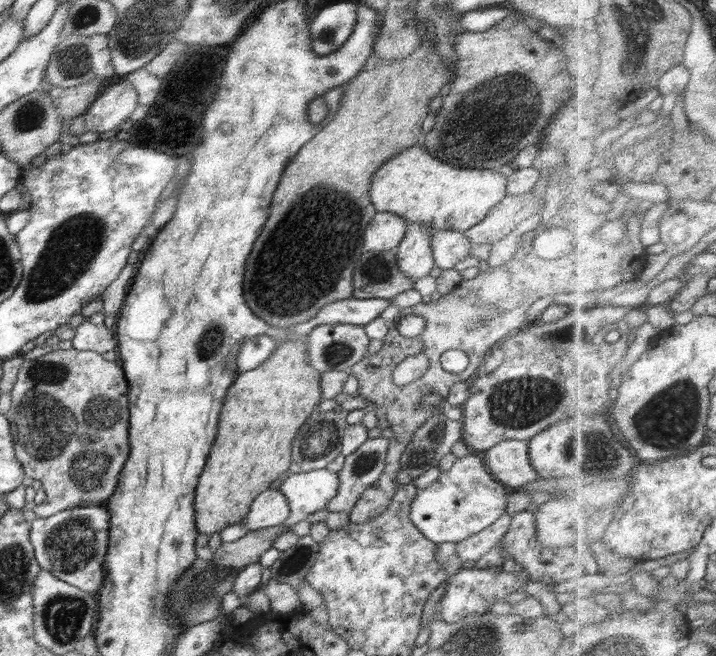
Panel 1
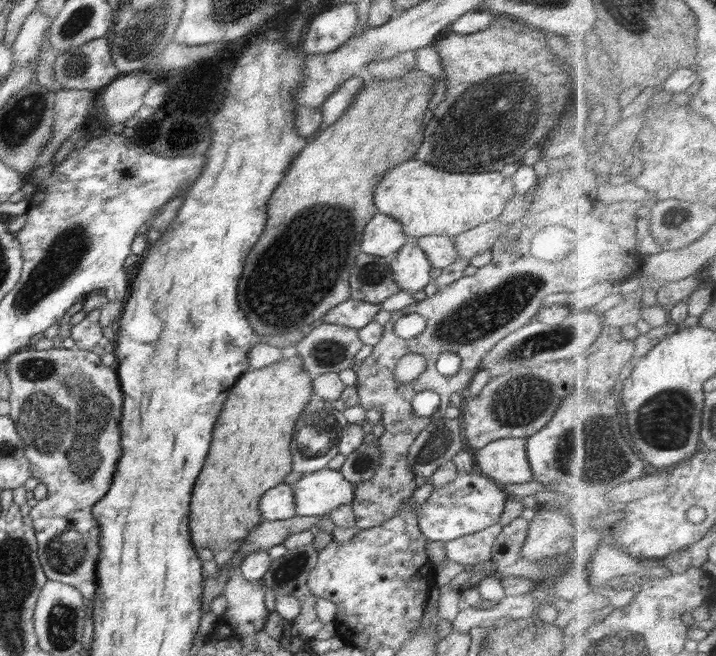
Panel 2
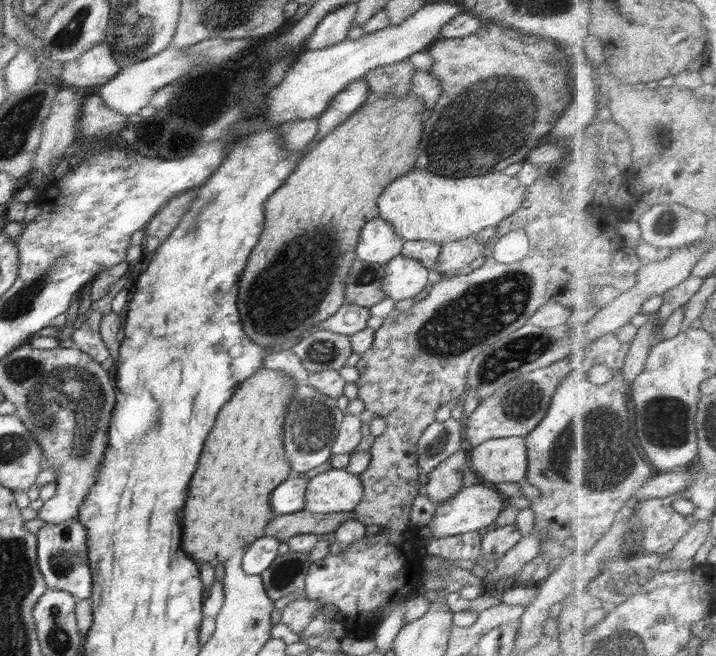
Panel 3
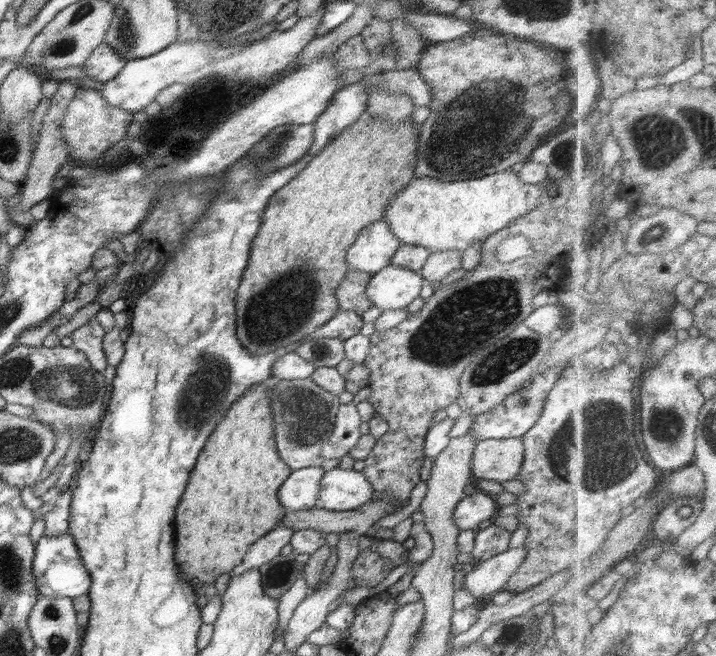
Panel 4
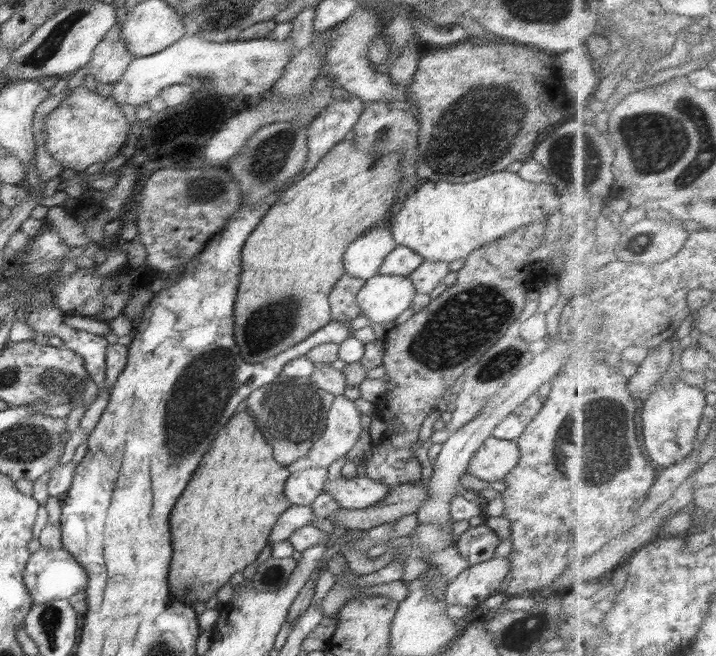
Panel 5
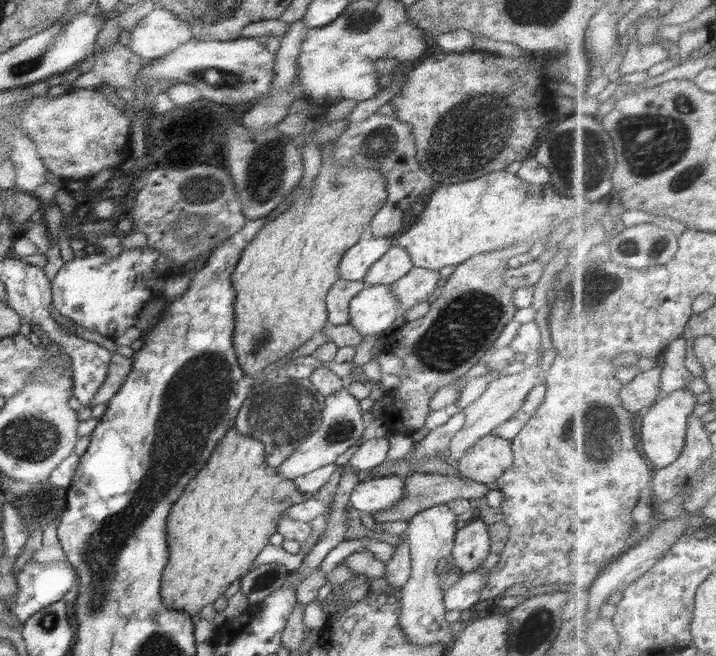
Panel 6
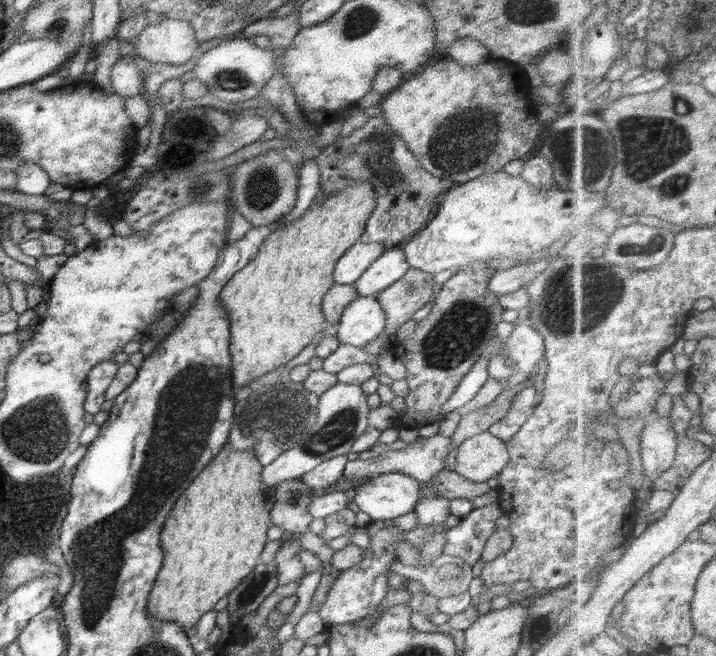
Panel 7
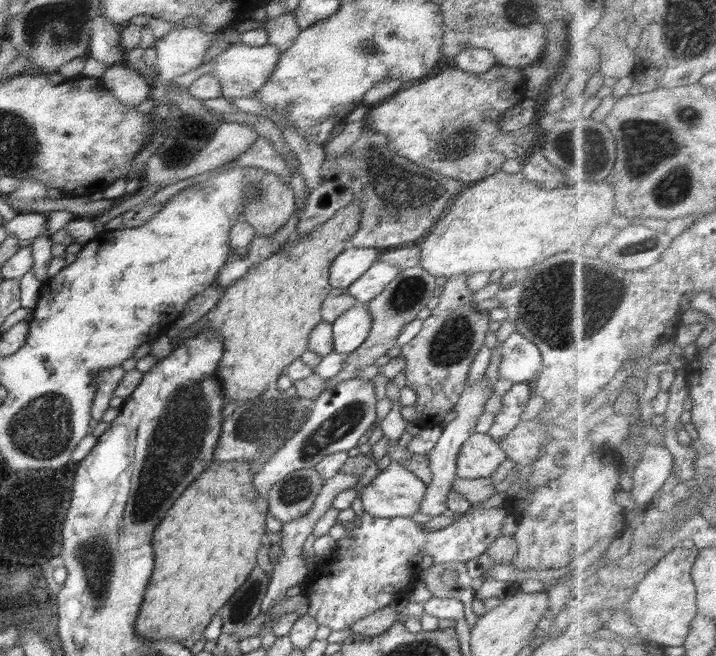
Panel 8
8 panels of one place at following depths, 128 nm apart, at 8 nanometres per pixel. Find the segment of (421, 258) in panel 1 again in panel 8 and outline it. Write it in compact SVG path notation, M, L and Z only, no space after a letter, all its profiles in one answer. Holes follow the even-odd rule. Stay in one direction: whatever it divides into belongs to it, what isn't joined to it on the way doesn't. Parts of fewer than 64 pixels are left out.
M357 302L350 310L332 323L334 351L350 354L362 346L370 328L372 328L372 315L368 303Z

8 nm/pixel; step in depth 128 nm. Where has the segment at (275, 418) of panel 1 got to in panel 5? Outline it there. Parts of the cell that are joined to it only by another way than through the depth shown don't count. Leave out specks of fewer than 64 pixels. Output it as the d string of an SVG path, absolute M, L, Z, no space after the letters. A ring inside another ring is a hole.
M243 401L234 412L234 418L230 418L226 428L222 428L222 432L218 432L212 440L198 470L170 512L174 556L168 570L168 585L174 599L180 599L182 603L191 606L206 602L216 595L235 572L243 571L248 564L263 557L268 551L268 537L272 528L278 518L292 506L285 492L286 479L290 475L288 467L274 459L272 446L261 435L247 403Z

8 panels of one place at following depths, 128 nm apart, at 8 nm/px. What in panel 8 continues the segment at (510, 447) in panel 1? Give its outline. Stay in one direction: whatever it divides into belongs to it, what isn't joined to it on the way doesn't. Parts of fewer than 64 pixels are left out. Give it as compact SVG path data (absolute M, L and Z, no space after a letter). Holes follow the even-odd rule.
M488 434L470 436L457 457L456 476L463 479L488 478L507 460L498 441Z

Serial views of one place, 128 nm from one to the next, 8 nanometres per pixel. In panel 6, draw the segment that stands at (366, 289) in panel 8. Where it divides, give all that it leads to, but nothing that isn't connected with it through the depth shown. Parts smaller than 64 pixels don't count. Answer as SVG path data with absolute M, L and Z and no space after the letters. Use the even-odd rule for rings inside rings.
M393 245L386 254L370 266L368 274L364 276L365 285L394 284L398 279L406 276L413 267L410 253L406 249Z

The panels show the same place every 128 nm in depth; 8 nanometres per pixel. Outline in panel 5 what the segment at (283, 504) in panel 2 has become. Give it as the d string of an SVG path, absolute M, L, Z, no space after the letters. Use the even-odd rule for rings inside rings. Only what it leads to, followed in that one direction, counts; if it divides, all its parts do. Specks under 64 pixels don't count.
M306 468L291 473L286 479L286 498L294 506L311 506L316 496L323 492L328 470Z

